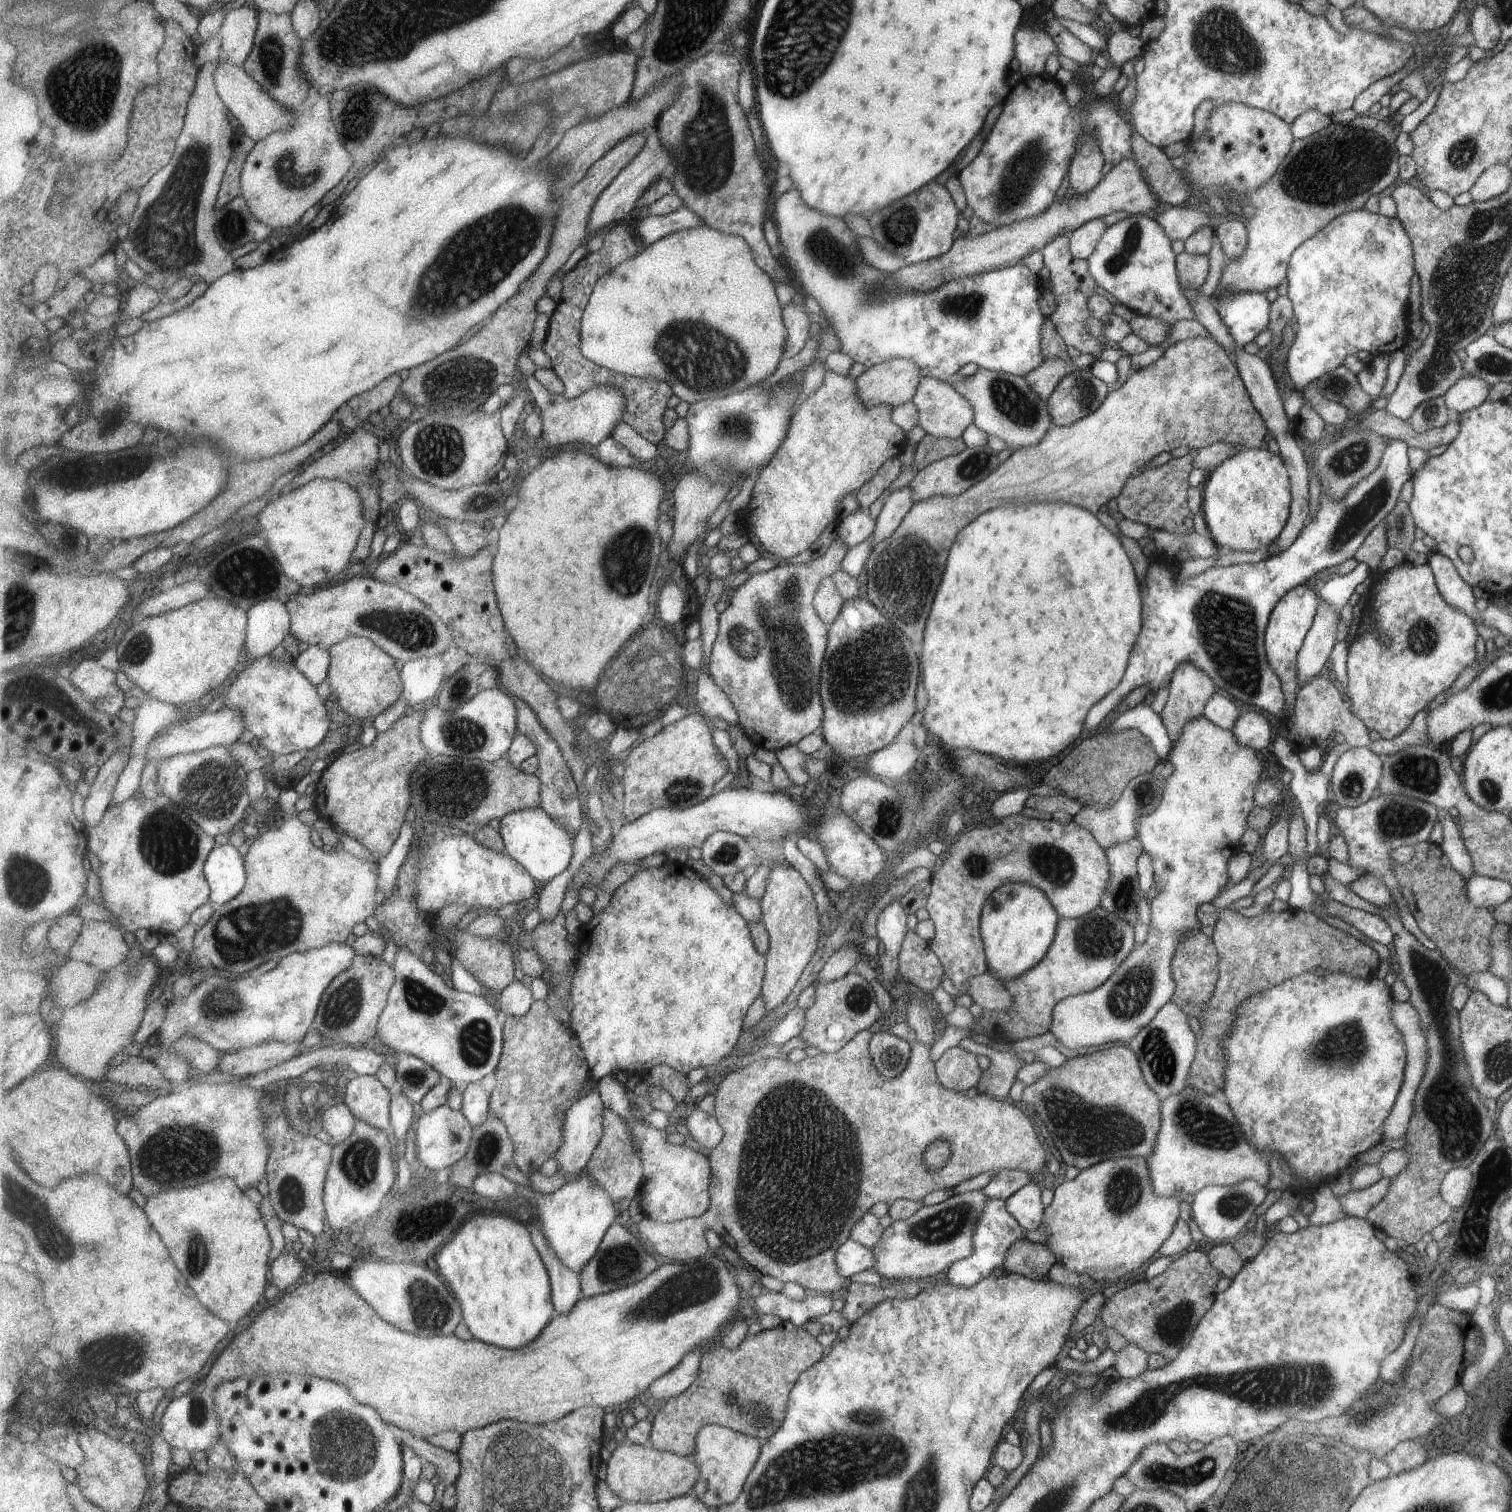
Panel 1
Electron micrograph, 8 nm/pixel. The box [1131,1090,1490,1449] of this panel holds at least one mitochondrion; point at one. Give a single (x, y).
(1200, 1123)

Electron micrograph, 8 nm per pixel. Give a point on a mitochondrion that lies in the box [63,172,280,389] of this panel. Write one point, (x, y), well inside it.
(231, 221)

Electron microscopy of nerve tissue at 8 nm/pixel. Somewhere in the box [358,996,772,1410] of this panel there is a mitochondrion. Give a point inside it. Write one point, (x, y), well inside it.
(695, 1285)

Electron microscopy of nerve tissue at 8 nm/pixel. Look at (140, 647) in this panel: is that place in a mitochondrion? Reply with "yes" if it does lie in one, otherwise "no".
yes

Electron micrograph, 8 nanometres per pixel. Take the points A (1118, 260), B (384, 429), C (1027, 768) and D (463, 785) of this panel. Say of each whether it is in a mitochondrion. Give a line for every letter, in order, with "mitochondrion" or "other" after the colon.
A: mitochondrion
B: other
C: other
D: mitochondrion

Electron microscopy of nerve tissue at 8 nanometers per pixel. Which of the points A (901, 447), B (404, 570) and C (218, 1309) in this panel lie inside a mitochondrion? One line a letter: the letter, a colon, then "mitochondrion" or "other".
A: other
B: other
C: other

